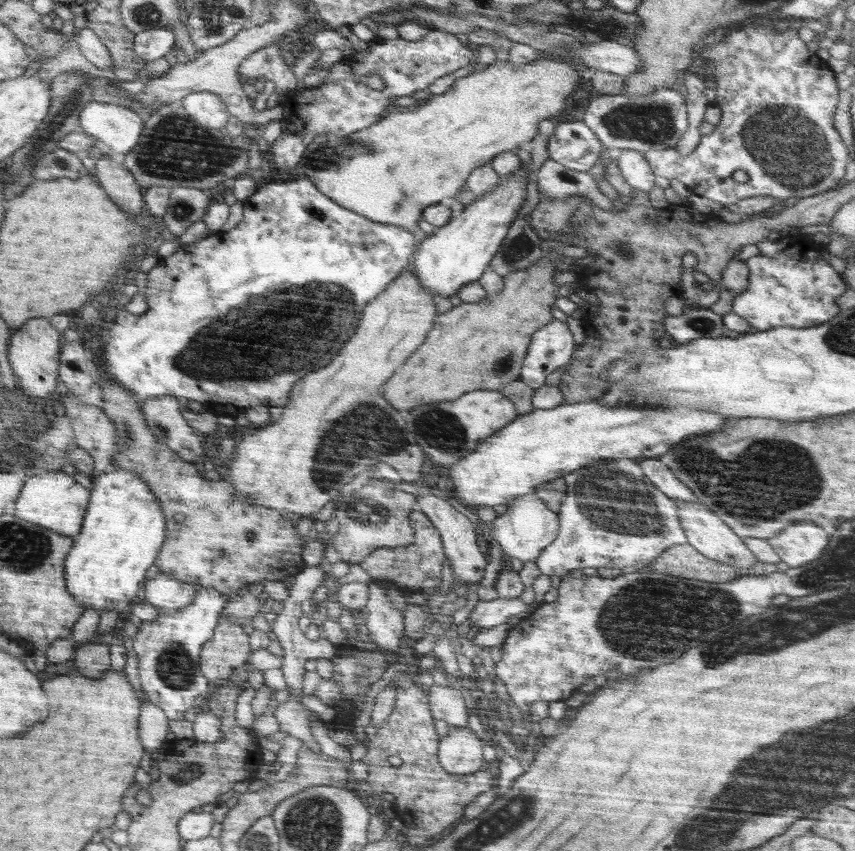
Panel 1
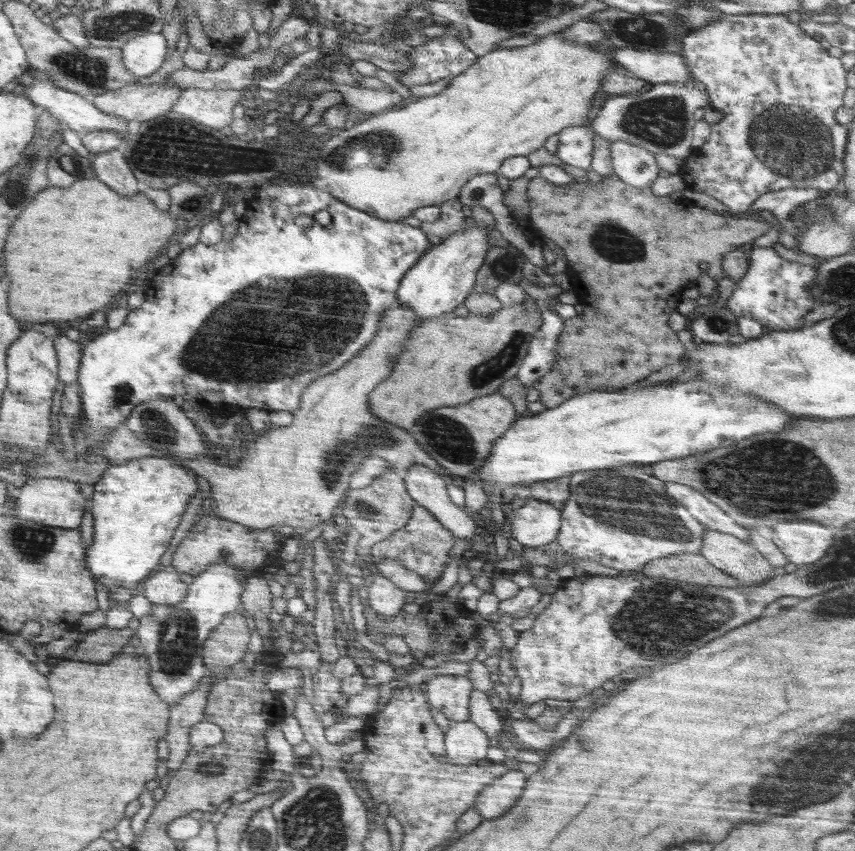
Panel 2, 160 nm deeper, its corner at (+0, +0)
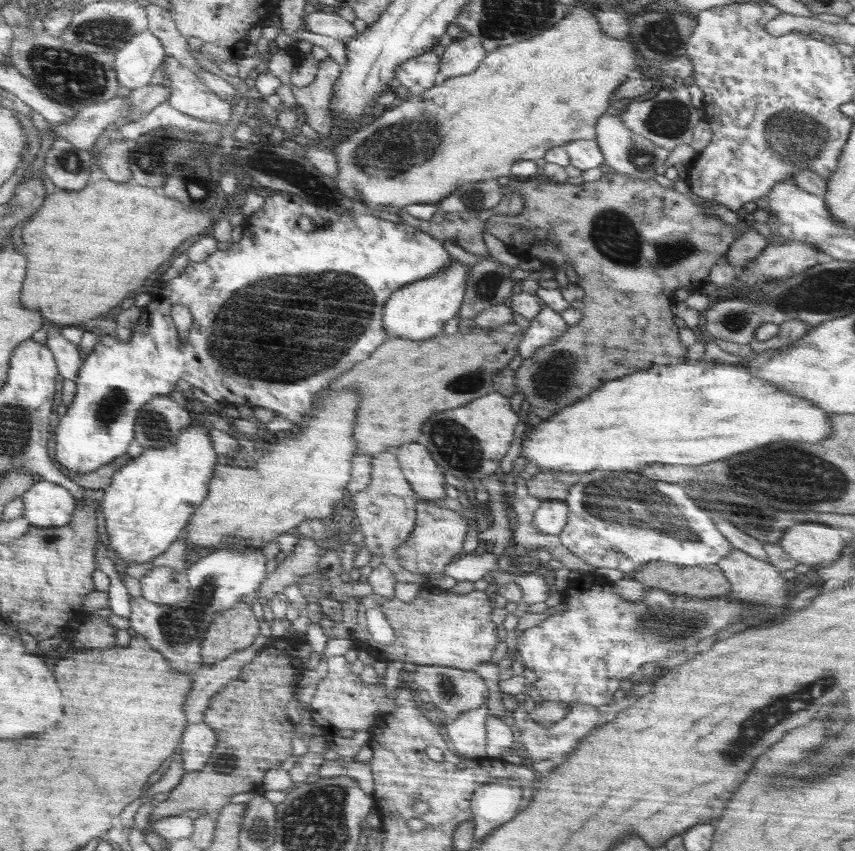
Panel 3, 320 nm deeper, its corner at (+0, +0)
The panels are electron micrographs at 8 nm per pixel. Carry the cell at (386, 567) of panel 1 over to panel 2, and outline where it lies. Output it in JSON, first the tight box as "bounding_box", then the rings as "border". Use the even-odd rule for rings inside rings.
{"bounding_box":[368,504,456,585],"border":[[[417,504],[413,508],[412,516],[406,526],[394,532],[386,540],[372,546],[368,559],[374,564],[384,562],[384,560],[394,560],[404,568],[422,576],[426,584],[434,585],[436,578],[440,578],[444,566],[450,561],[450,551],[455,542],[456,537],[453,536],[453,533],[432,512]]]}

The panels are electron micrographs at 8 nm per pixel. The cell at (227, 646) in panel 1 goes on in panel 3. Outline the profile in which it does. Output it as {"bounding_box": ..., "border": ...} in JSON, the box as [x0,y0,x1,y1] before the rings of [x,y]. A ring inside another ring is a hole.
{"bounding_box":[201,603,260,665],"border":[[[239,603],[230,610],[216,612],[201,642],[204,665],[220,663],[227,656],[244,651],[256,640],[260,628],[250,608]]]}

